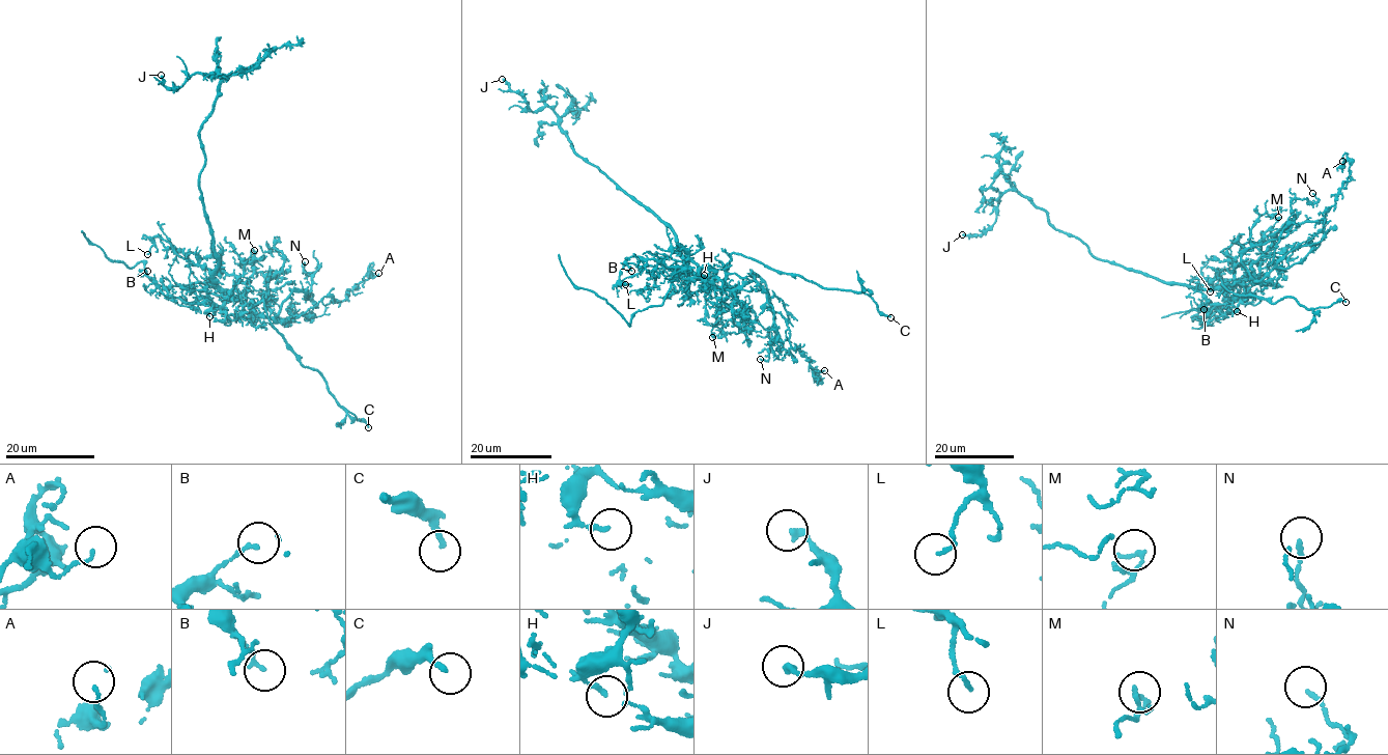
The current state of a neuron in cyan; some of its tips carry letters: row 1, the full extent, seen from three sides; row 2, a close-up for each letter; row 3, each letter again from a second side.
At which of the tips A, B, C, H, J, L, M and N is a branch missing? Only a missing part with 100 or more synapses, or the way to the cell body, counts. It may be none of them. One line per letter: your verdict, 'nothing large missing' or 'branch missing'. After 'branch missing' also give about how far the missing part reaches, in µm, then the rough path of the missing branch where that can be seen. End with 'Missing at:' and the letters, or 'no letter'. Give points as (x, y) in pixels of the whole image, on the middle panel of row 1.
A: nothing large missing
B: nothing large missing
C: nothing large missing
H: nothing large missing
J: nothing large missing
L: nothing large missing
M: nothing large missing
N: nothing large missing
Missing at: no letter

